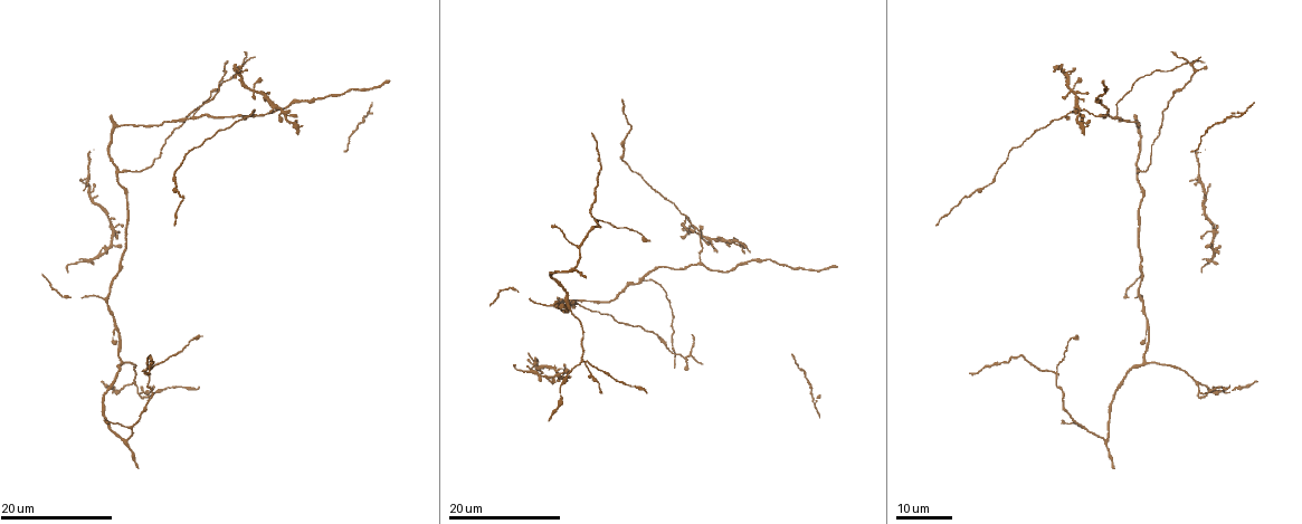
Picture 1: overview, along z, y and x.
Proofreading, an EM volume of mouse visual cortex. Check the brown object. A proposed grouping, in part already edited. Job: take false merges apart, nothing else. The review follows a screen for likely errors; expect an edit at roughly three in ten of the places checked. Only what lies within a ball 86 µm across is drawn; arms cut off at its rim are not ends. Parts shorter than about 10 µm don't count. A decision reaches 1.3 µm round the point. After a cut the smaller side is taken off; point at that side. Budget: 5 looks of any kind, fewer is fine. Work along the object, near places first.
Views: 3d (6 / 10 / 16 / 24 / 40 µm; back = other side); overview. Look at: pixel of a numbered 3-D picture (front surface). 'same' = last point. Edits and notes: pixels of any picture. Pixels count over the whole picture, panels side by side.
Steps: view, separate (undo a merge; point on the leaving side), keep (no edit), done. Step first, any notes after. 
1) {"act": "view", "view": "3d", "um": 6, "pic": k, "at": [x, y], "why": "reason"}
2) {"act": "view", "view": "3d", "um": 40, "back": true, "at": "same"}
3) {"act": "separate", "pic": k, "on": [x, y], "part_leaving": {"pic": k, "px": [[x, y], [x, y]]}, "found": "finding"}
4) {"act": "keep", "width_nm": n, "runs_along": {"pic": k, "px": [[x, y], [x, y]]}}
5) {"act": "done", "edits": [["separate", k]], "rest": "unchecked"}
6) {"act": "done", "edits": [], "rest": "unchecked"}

{"act": "view", "view": "3d", "um": 24, "pic": 1, "at": [1058, 374], "why": "three arms meet"}

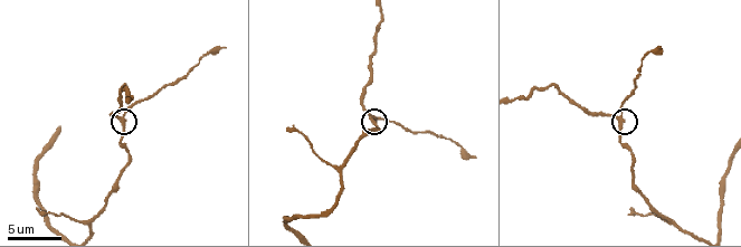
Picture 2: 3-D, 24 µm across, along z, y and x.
{"act": "view", "view": "3d", "um": 10, "pic": 2, "at": [122, 118]}

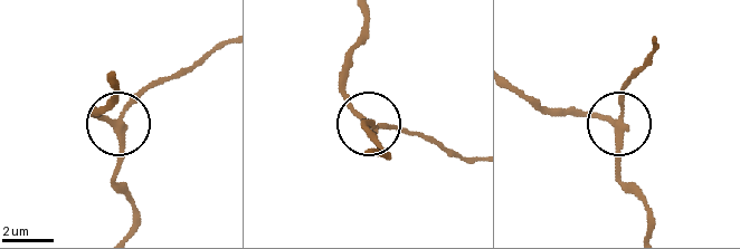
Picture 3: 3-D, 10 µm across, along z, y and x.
{"act": "separate", "pic": 3, "on": [342, 92], "side_arm_um": 14, "part_leaving": {"pic": 3, "px": [[363, 116], [347, 93], [347, 55], [363, 22]]}, "found": "two neurons meet here"}

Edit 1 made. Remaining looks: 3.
{"act": "view", "view": "3d", "um": 24, "pic": 1, "at": [1144, 363], "why": "two arms in line, one across"}

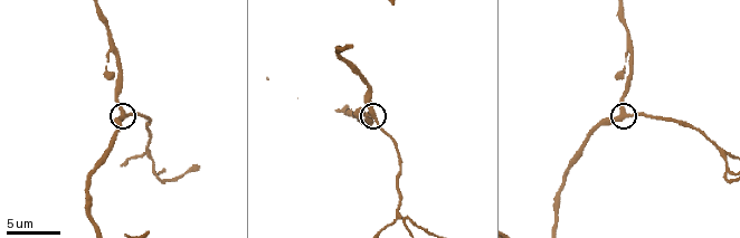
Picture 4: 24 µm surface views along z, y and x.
{"act": "view", "view": "3d", "um": 6, "pic": 4, "at": [375, 118], "why": "closer look"}

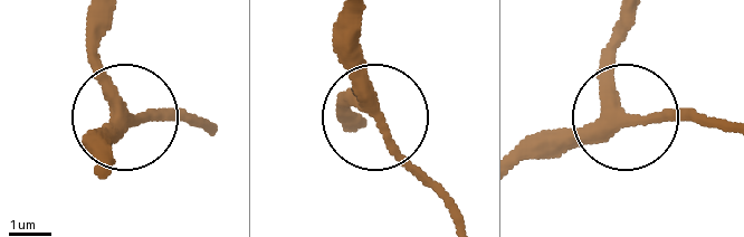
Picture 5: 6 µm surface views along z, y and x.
{"act": "keep", "side_arm_um": 29, "arms": 3, "found": "continuous, no second neuron"}

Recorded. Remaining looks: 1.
{"act": "done", "edits": [["separate", 3]], "rest": "unchecked"}

